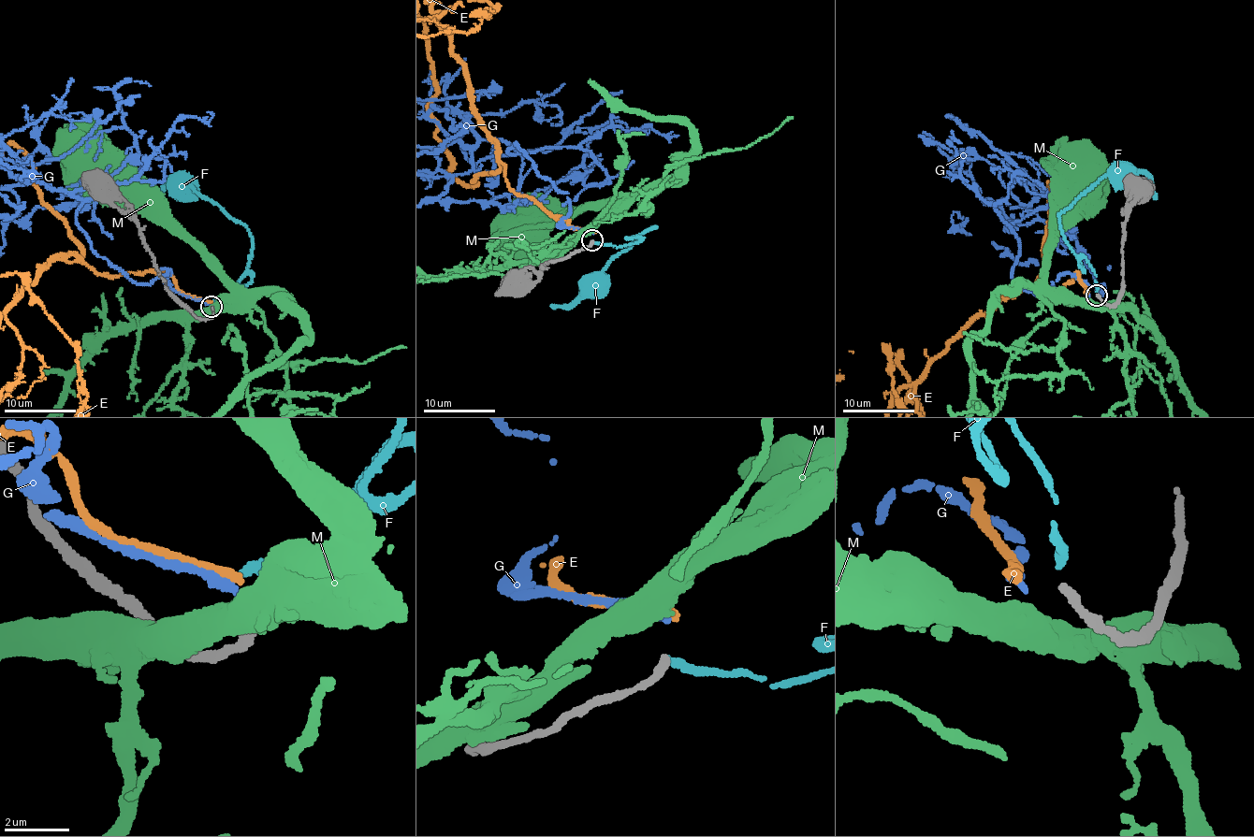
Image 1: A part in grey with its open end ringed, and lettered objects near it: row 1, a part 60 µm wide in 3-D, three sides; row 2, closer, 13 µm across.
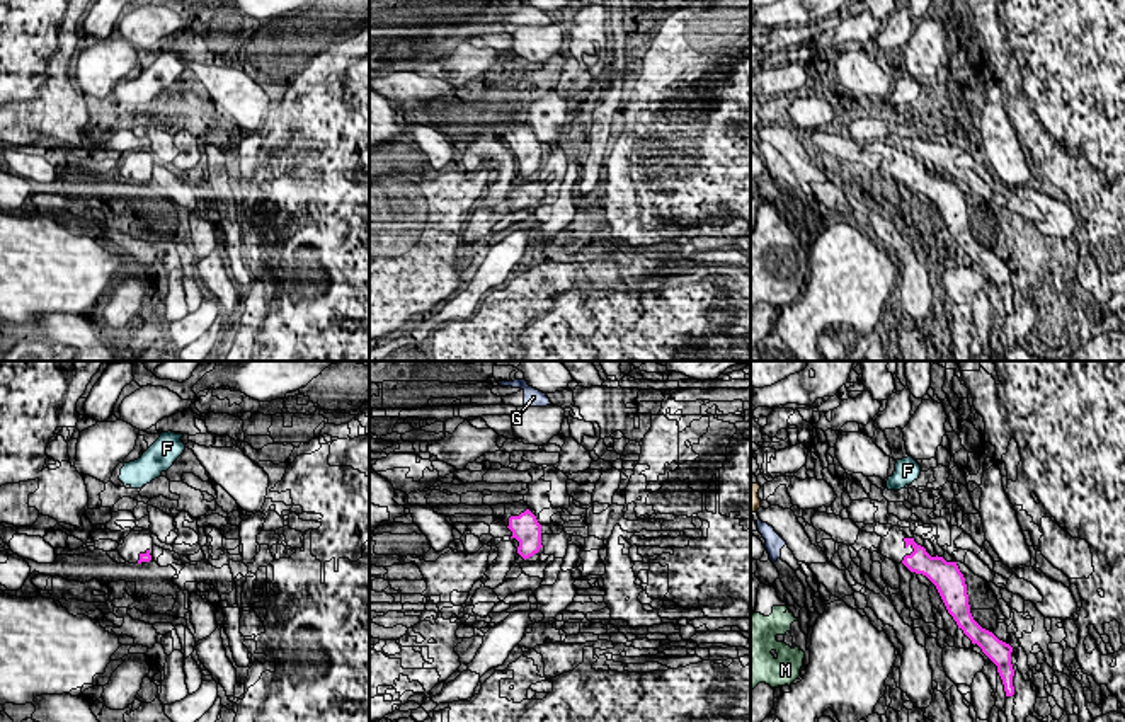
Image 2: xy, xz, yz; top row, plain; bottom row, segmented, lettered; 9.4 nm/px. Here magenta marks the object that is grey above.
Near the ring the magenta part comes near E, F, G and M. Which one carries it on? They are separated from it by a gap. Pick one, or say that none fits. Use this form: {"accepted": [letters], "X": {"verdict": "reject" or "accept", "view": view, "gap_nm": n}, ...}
{"accepted": [], "E": {"verdict": "reject", "view": "yz", "gap_nm": 1400}, "F": {"verdict": "reject", "view": "yz", "gap_nm": 460}, "G": {"verdict": "reject", "view": "xz", "gap_nm": 1000}, "M": {"verdict": "reject", "view": "yz", "gap_nm": 1100}}

